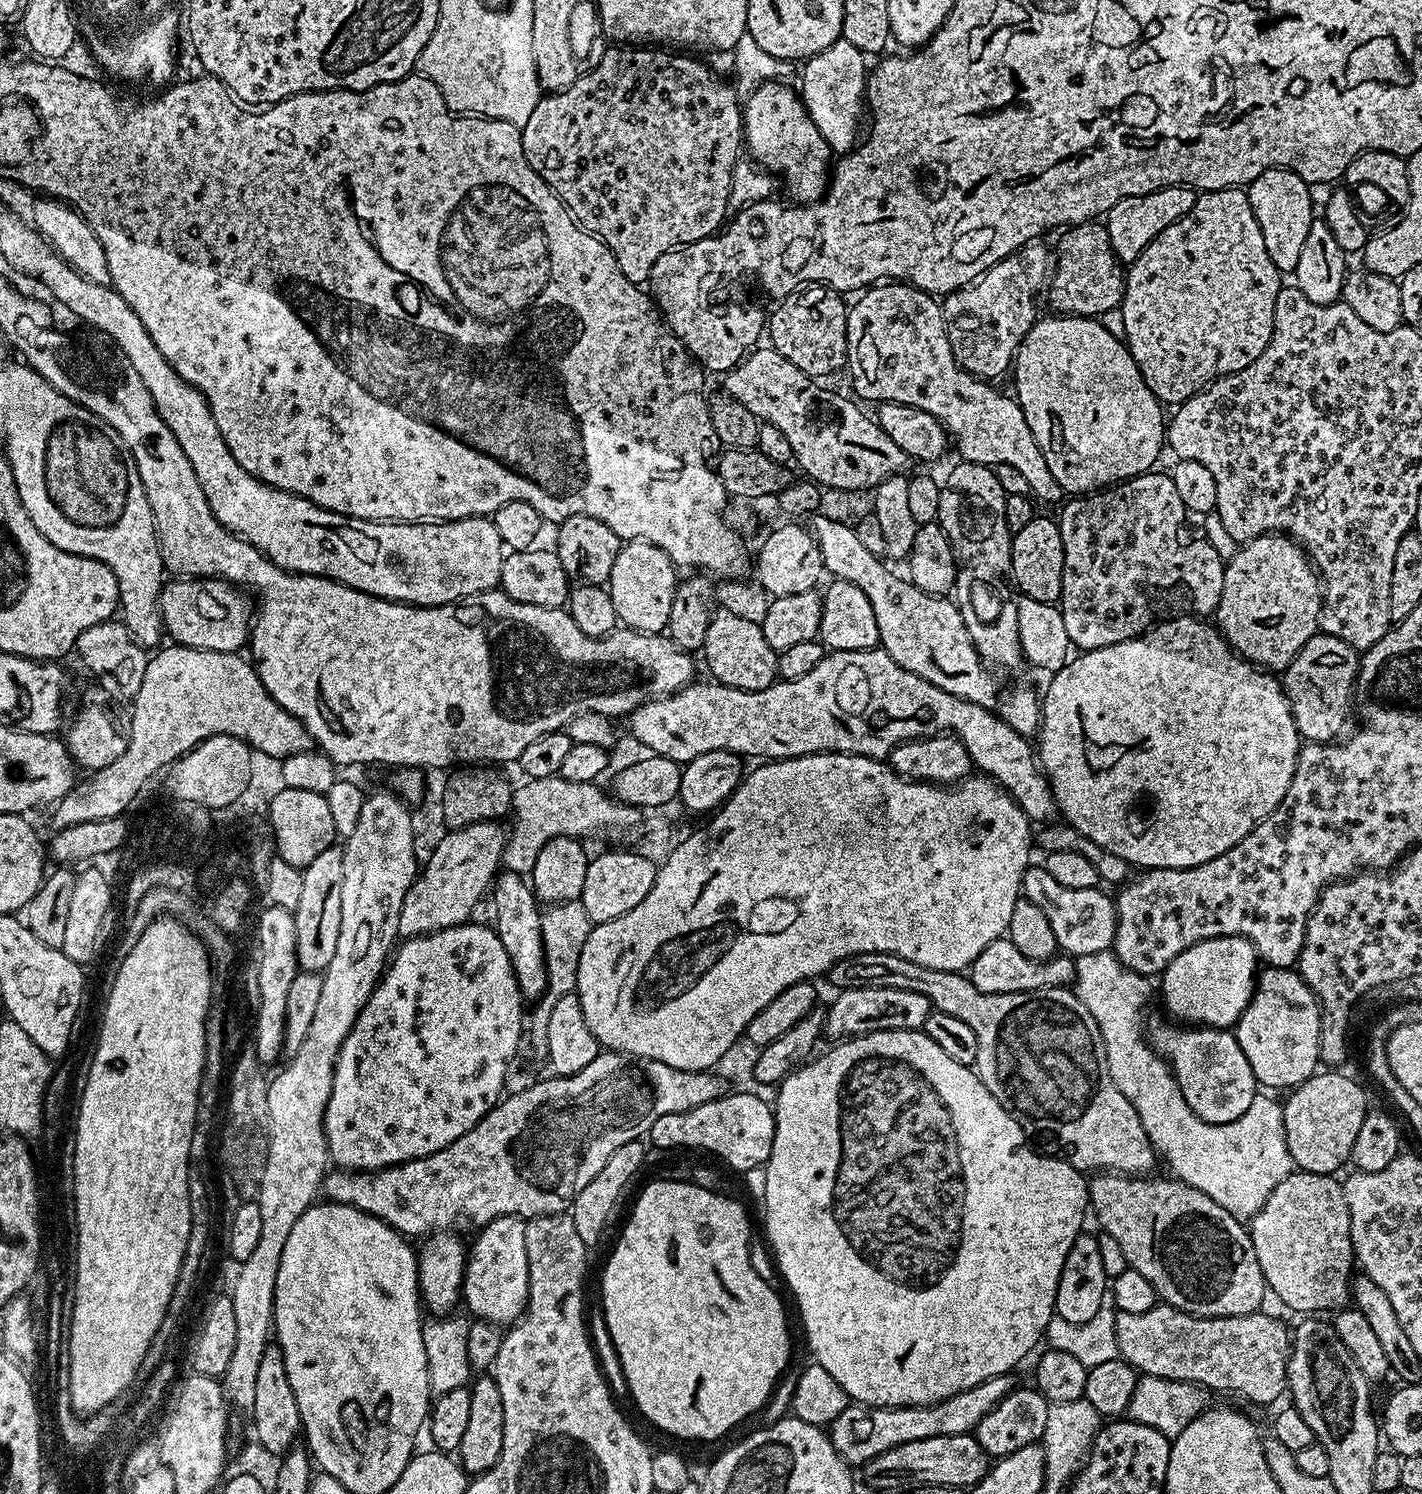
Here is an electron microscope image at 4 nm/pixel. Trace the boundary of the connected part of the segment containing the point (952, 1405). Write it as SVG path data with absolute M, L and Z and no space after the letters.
M1015 1375L986 1378L986 1382L978 1382L978 1386L970 1386L970 1390L962 1390L950 1398L937 1404L926 1406L906 1406L905 1408L869 1408L867 1406L849 1406L845 1412L830 1425L830 1435L834 1442L834 1450L850 1466L868 1464L878 1454L890 1450L894 1446L902 1446L902 1442L914 1442L918 1438L942 1438L962 1434L975 1433L978 1422L1011 1394L1017 1387Z

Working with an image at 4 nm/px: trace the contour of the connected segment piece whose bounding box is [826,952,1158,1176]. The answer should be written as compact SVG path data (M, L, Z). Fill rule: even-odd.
M885 952L842 958L834 962L826 980L836 990L914 990L926 994L935 1011L966 1022L978 1038L974 1071L986 1090L1016 1119L1025 1136L1079 1172L1144 1176L1158 1164L1158 1153L1142 1130L1138 1110L1110 1078L1102 1030L1071 987L982 994L967 975L930 970Z

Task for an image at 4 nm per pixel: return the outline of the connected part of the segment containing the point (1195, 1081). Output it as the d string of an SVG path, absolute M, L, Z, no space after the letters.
M1156 1024L1153 1028L1151 1025L1146 1039L1167 1060L1190 1110L1207 1124L1229 1124L1242 1118L1258 1094L1258 1085L1246 1054L1242 1054L1242 1046L1238 1046L1235 1031L1168 1024Z

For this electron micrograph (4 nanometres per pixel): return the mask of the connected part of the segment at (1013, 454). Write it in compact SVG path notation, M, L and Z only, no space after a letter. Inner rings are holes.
M880 282L865 292L868 293L848 310L846 372L852 375L852 388L857 392L855 395L861 401L905 404L918 410L926 410L926 414L933 416L954 441L954 448L960 451L961 461L989 466L1014 466L1028 481L1033 497L1037 496L1048 504L1059 505L1065 499L1065 490L1058 486L1054 474L1050 474L1050 466L1046 466L1046 458L1042 458L1042 450L1038 442L1034 442L1034 434L1019 404L1011 395L1003 396L998 389L992 388L996 386L989 381L970 375L957 364L950 350L950 338L944 325L941 301L921 288L913 288L907 282Z

